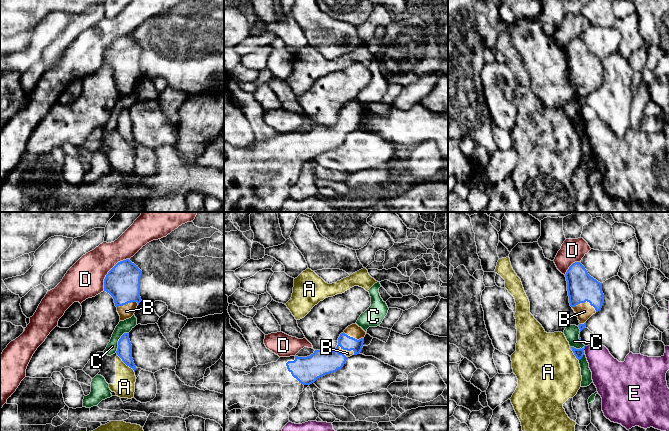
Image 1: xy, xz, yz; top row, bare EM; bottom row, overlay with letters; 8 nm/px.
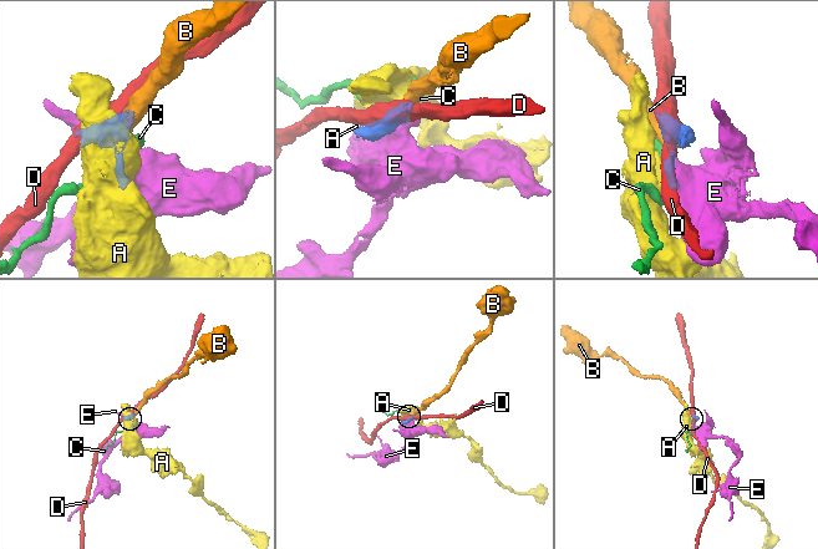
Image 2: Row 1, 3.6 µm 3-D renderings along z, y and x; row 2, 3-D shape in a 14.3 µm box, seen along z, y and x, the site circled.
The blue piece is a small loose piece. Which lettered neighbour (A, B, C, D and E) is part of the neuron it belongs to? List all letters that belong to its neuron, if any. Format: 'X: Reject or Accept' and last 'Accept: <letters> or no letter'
A: Reject
B: Accept
C: Reject
D: Reject
E: Reject
Accept: B

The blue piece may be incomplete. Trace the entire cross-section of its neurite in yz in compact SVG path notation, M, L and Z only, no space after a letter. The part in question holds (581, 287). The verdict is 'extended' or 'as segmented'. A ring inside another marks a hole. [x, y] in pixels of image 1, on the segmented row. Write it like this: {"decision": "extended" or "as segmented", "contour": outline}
{"decision": "extended", "contour": "M580 262L573 263L565 277L569 303L578 317L581 332L586 327L586 321L602 308L602 283L591 277Z"}

